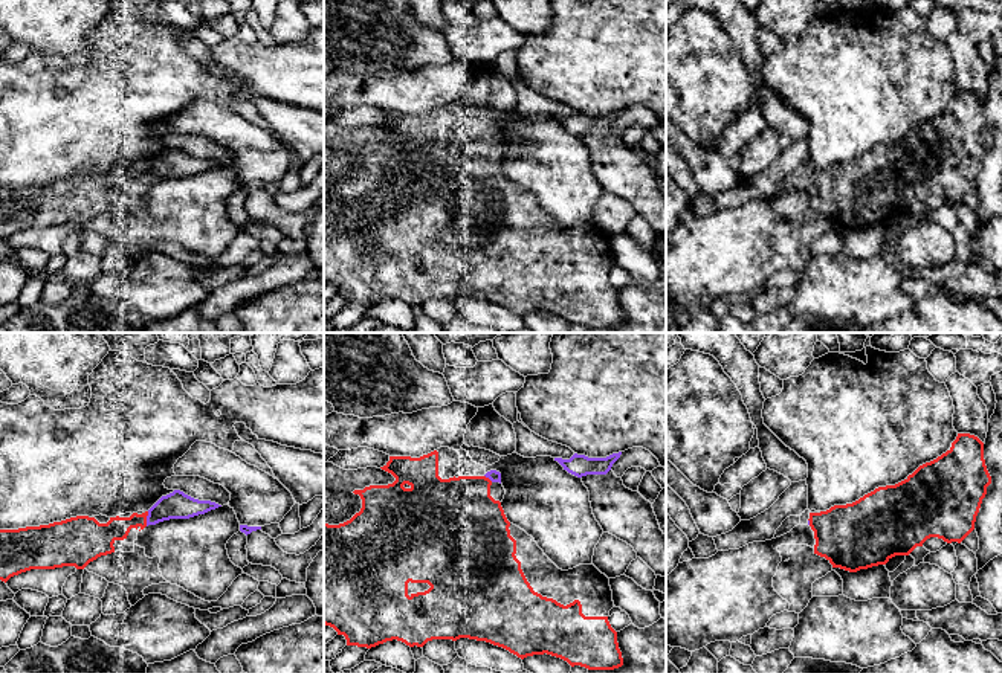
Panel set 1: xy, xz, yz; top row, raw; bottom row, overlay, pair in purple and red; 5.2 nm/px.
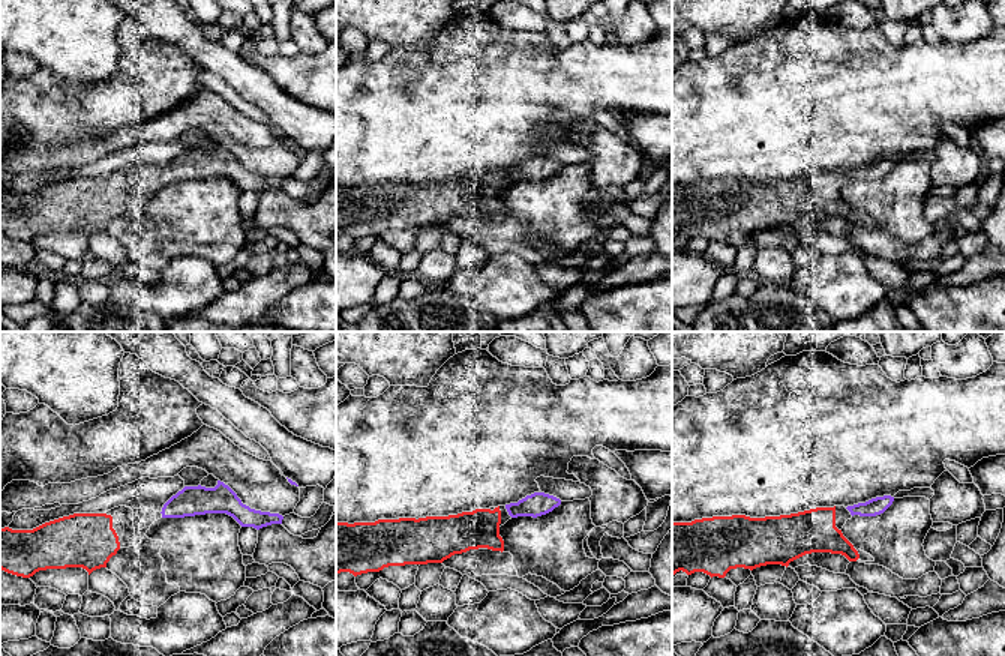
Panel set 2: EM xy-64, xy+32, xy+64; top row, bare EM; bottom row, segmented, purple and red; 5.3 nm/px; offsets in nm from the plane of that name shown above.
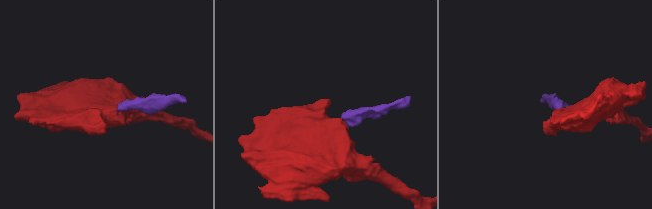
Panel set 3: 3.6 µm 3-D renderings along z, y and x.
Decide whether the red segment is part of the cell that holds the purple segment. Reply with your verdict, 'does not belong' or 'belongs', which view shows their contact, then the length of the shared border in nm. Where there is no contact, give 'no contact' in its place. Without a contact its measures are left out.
belongs; contact in xy; length 80 nm

